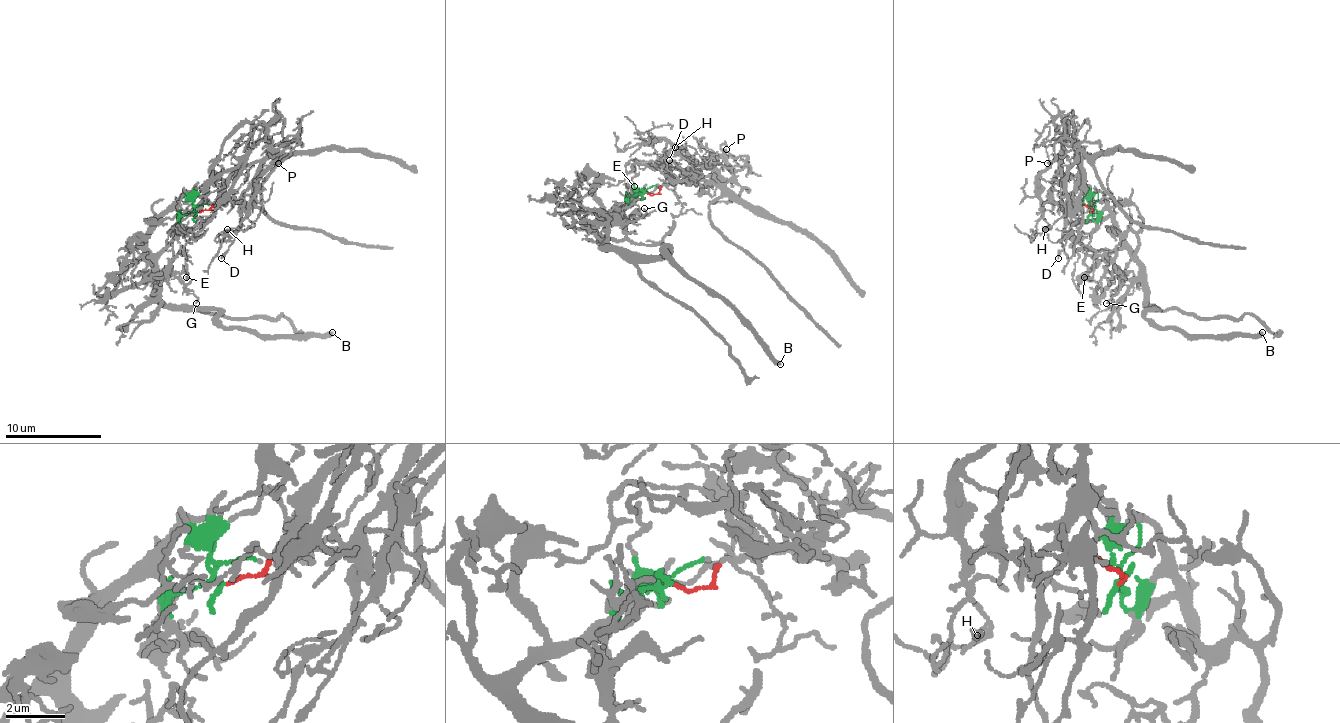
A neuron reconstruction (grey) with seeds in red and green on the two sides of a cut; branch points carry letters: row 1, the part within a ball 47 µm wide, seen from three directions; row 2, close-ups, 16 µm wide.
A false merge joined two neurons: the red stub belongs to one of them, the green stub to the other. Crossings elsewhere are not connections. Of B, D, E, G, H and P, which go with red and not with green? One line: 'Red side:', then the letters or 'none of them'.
Red side: D, H, P

